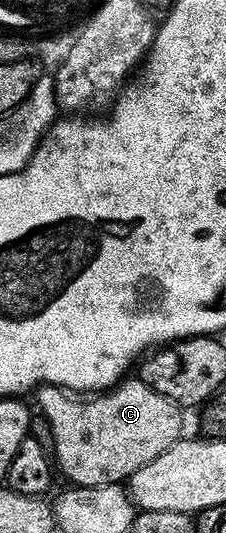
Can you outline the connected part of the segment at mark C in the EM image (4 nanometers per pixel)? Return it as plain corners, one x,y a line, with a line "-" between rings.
128,377
116,384
115,387
103,393
73,393
62,387
50,387
41,385
35,388
34,396
40,402
40,407
44,410
44,419
48,422
48,427
52,430
52,443
50,442
51,450
54,452
54,463
60,471
69,480
69,484
78,487
101,487
102,485
110,485
111,483
123,484
131,479
134,473
138,473
138,469
142,469
142,465
150,465
150,461
154,461
154,457
159,457
161,453
166,453
166,449
170,449
170,445
174,445
182,437
180,431
184,427
185,412
174,401
170,401
170,397
162,397
162,393
158,393
154,389
150,389
150,385
146,385
139,377

